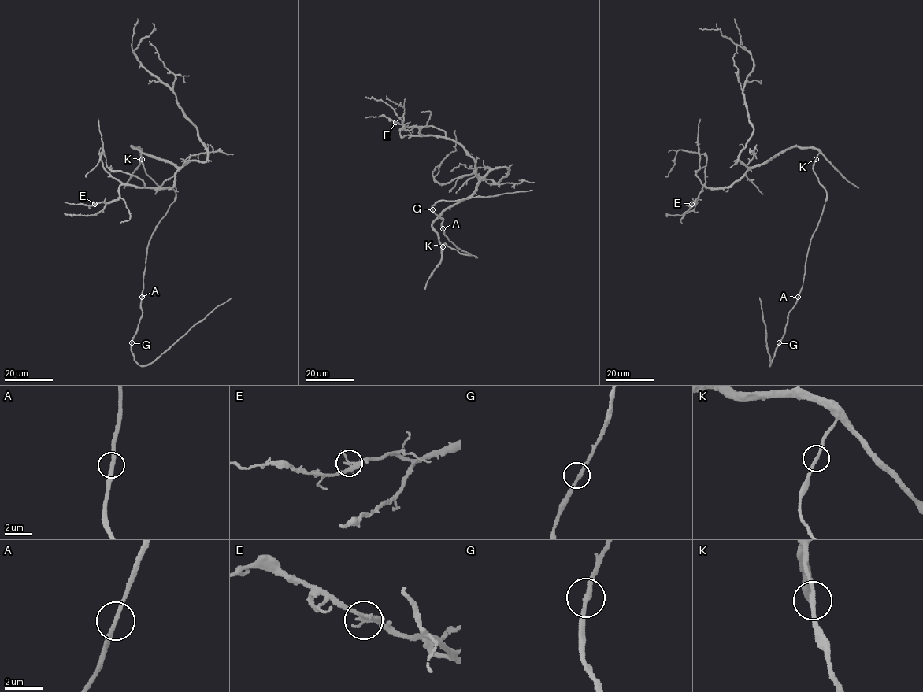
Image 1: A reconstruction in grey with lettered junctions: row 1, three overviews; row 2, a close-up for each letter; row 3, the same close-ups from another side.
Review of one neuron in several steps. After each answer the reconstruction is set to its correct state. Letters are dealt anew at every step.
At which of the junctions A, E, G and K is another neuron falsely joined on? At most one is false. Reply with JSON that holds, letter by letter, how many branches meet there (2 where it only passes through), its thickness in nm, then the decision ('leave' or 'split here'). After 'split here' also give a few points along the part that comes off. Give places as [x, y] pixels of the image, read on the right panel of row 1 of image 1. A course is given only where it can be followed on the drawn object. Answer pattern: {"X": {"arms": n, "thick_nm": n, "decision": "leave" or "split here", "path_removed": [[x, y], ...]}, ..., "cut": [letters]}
{"A": {"arms": 2, "thick_nm": 240, "decision": "leave"}, "E": {"arms": 2, "thick_nm": 240, "decision": "leave"}, "G": {"arms": 2, "thick_nm": 240, "decision": "leave"}, "K": {"arms": 2, "thick_nm": 220, "decision": "leave"}, "cut": []}

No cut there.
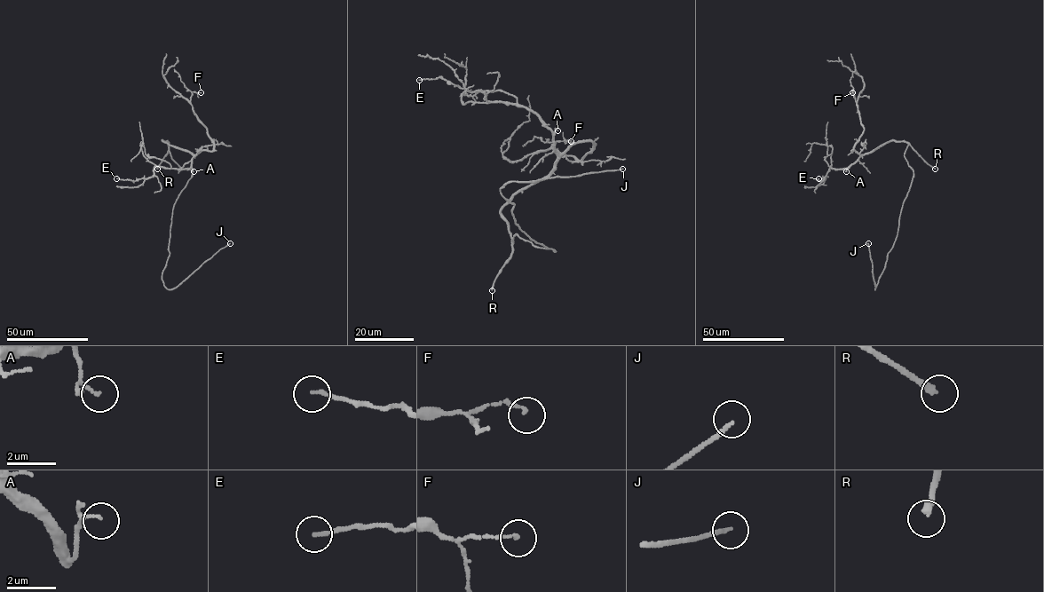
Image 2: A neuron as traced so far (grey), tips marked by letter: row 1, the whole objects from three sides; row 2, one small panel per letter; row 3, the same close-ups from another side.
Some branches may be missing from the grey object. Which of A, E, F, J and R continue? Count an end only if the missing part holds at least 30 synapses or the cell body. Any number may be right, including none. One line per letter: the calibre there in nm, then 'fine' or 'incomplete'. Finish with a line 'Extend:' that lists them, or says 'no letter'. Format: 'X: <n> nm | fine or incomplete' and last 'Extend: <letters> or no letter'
A: 80 nm | fine
E: 150 nm | fine
F: 120 nm | fine
J: 150 nm | incomplete
R: 280 nm | incomplete
Extend: J, R

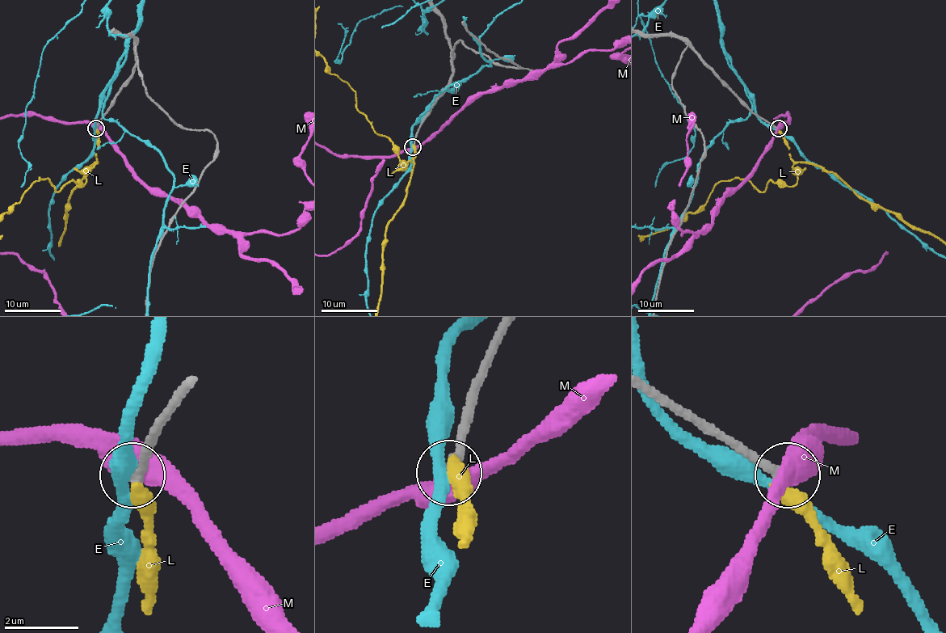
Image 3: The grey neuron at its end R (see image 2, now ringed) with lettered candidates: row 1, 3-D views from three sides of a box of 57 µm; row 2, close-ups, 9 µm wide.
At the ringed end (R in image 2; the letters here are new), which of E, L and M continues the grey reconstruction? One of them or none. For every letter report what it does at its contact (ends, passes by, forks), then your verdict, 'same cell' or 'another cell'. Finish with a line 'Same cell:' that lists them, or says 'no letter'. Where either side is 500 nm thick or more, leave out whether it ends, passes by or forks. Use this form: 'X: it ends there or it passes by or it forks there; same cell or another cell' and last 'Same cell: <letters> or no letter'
E: it passes by; another cell
L: it ends there; another cell
M: another cell
Same cell: no letter

